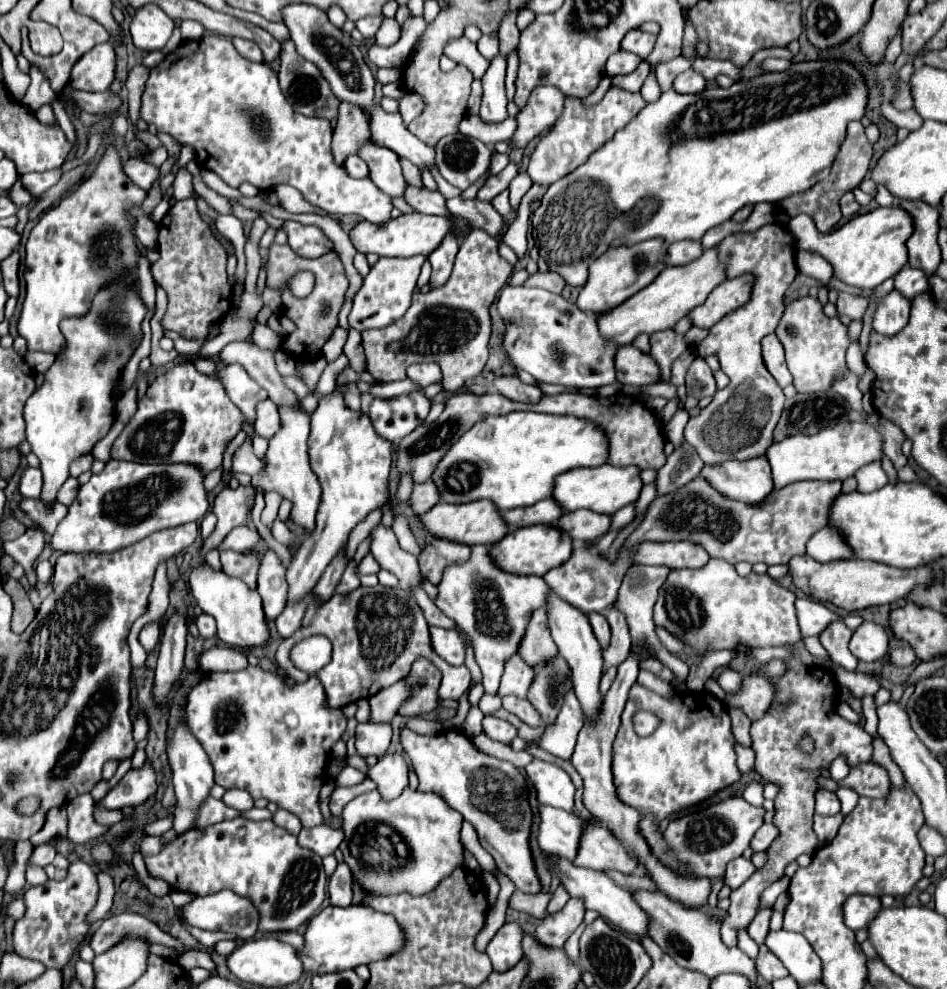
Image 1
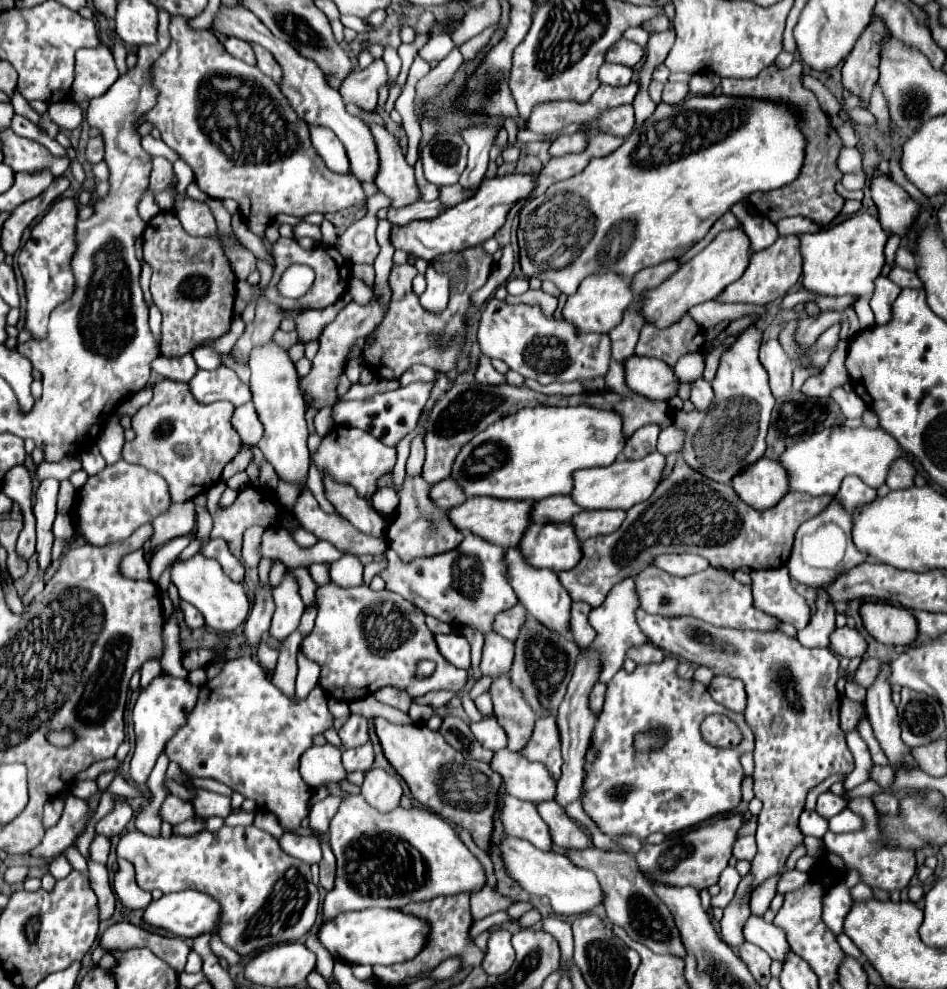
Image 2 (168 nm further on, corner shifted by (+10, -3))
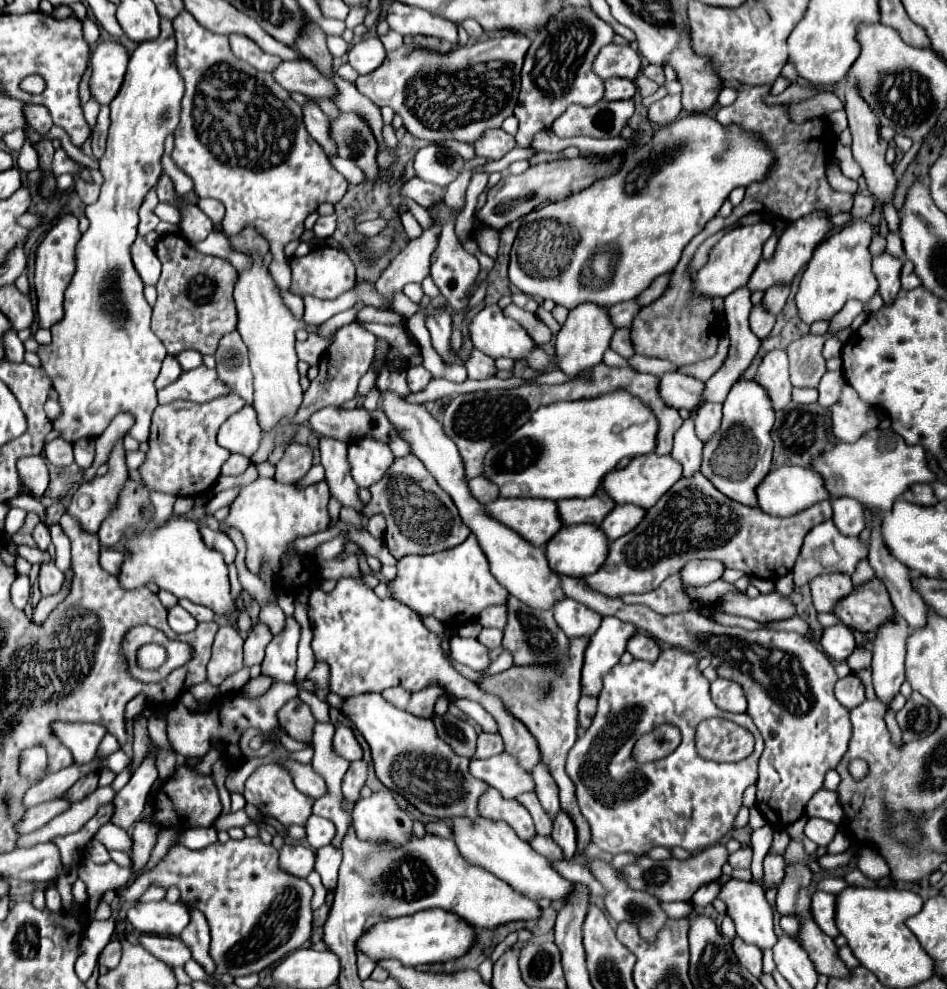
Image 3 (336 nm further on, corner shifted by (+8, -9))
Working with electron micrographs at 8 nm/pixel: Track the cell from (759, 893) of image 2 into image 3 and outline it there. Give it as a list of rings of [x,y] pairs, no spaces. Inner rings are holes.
[[[766,855],[764,859],[764,891],[776,889],[778,883],[786,877],[786,865],[782,855]]]

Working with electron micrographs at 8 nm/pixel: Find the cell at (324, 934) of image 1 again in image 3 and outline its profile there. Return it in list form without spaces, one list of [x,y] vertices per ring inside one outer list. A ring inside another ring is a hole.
[[[432,909],[432,911],[420,911],[410,917],[380,921],[360,935],[356,947],[364,955],[368,955],[374,963],[386,961],[386,957],[394,957],[396,961],[402,961],[402,965],[418,967],[418,965],[444,963],[462,957],[472,947],[474,939],[476,939],[476,931],[468,925],[468,921],[444,909]]]

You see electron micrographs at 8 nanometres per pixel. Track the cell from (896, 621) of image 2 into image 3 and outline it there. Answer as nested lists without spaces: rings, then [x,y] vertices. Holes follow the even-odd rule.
[[[874,577],[870,583],[854,589],[848,597],[844,597],[836,605],[834,613],[844,625],[866,633],[878,631],[878,627],[890,623],[894,617],[894,607],[886,587]]]

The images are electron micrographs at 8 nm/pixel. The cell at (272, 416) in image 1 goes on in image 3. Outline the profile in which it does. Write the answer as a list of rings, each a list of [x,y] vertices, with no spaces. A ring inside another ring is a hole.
[[[246,405],[242,411],[234,413],[218,431],[218,443],[230,453],[254,455],[262,441],[262,431],[256,421],[256,411],[252,405]]]

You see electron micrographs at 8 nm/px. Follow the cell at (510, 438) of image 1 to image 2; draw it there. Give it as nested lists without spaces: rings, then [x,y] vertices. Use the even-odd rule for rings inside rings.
[[[524,407],[500,423],[494,423],[470,443],[466,443],[456,457],[452,479],[456,479],[468,497],[488,495],[496,499],[522,499],[540,501],[550,495],[570,495],[572,493],[572,473],[578,469],[612,465],[626,445],[626,435],[622,429],[622,417],[616,411],[602,411],[596,407]]]

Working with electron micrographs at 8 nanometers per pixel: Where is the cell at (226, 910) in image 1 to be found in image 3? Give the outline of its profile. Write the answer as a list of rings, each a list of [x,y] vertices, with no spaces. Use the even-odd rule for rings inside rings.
[[[138,903],[126,915],[126,919],[140,933],[156,933],[180,937],[180,933],[190,923],[190,909],[184,903]]]

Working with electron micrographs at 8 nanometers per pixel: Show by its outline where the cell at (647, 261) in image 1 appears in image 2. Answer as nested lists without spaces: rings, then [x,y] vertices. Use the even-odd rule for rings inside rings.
[[[612,273],[590,275],[580,283],[576,295],[568,297],[562,309],[562,317],[570,325],[574,325],[578,333],[610,333],[622,321],[622,313],[632,299],[634,295],[630,291],[628,279],[620,279],[620,275],[612,275]]]

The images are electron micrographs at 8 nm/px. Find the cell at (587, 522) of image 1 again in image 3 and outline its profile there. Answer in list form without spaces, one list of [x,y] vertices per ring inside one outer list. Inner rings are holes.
[[[616,505],[606,519],[600,523],[600,529],[604,531],[604,535],[614,541],[622,535],[626,535],[630,529],[634,529],[642,517],[644,517],[644,509],[638,509],[636,505]]]

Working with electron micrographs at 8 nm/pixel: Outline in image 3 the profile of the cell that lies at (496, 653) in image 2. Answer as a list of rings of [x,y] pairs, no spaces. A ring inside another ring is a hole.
[[[482,629],[482,633],[478,635],[478,641],[486,649],[500,649],[502,647],[502,631],[500,629]]]

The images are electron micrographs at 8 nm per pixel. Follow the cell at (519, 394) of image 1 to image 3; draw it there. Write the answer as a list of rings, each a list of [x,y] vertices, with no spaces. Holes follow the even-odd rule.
[[[472,351],[470,359],[466,361],[466,369],[468,369],[468,379],[488,379],[496,375],[494,359],[486,357],[480,351]]]

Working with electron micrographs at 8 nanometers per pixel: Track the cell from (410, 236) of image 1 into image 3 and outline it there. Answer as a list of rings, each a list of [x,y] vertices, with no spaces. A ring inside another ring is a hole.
[[[576,157],[576,159],[556,159],[552,163],[540,163],[540,165],[530,165],[528,171],[522,175],[506,175],[498,185],[494,185],[488,191],[488,199],[482,209],[476,211],[476,221],[480,225],[492,227],[496,231],[502,231],[506,225],[516,221],[522,215],[528,215],[530,211],[544,207],[548,203],[556,203],[576,191],[586,189],[592,185],[596,179],[602,179],[606,175],[612,175],[614,171],[620,169],[622,157],[612,157],[612,159],[594,159],[594,157]]]

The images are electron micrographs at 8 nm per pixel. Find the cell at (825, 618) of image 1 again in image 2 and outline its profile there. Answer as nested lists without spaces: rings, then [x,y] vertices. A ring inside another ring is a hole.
[[[786,567],[752,571],[750,577],[754,607],[758,611],[792,623],[796,629],[806,627],[810,619],[810,609],[806,605],[806,599],[794,591]]]

